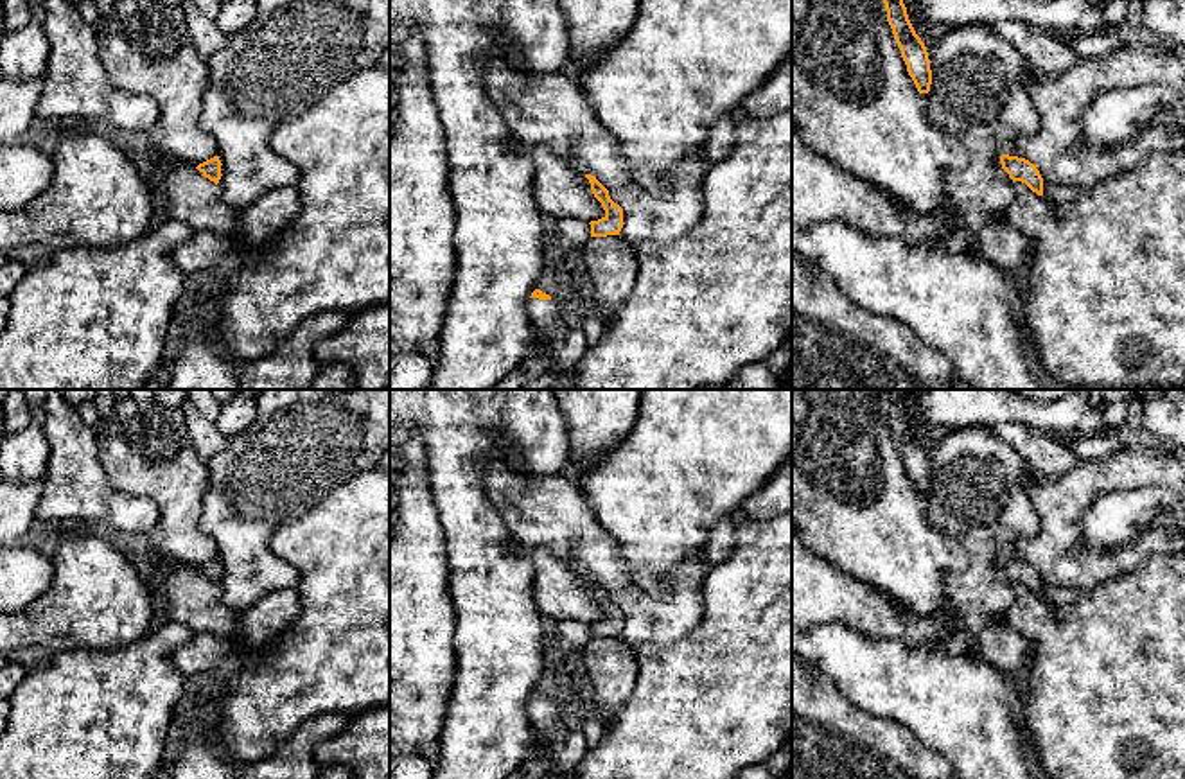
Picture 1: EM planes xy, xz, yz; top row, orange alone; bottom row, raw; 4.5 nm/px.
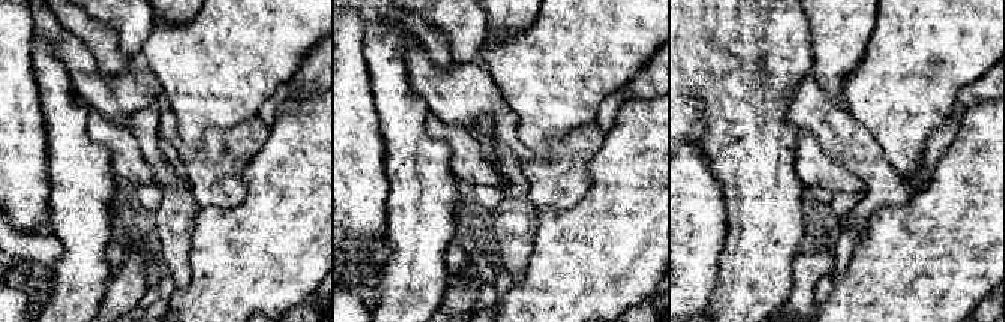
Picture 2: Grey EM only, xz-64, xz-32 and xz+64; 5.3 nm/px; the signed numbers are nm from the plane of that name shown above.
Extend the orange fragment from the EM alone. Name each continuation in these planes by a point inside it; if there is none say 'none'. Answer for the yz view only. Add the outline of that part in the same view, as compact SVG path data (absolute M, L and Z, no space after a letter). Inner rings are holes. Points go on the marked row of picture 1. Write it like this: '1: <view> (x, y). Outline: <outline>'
none

